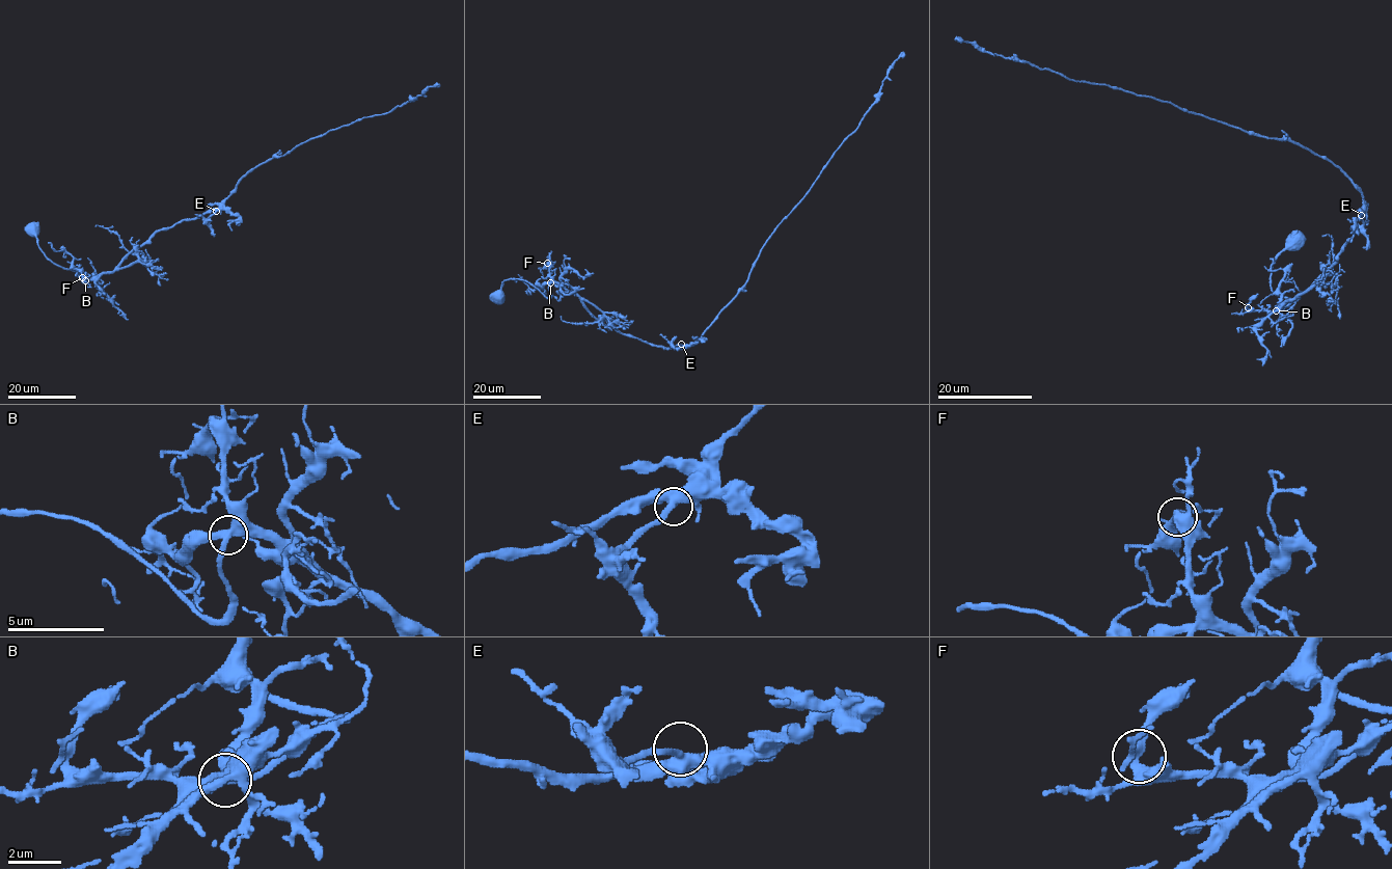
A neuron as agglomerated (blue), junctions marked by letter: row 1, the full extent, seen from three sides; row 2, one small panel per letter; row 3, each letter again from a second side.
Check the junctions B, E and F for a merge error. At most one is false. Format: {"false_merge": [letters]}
{"false_merge": []}

